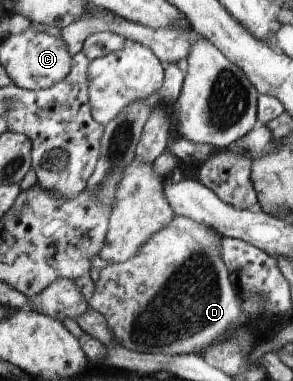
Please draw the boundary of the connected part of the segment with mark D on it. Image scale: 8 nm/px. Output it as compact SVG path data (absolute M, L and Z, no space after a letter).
M183 215L175 216L170 225L167 225L163 230L157 231L152 236L152 239L140 248L137 256L124 263L108 265L100 271L101 275L97 284L95 284L95 292L89 305L106 316L108 325L115 331L119 344L123 344L135 352L167 353L168 355L171 354L171 356L185 355L185 352L187 354L195 353L196 355L206 353L207 348L211 348L211 345L215 344L215 341L218 341L228 329L236 325L239 328L239 324L243 324L247 320L247 316L242 312L241 296L234 287L234 282L230 279L230 270L222 257L222 238L222 235L205 223L200 223L191 217L184 217Z

